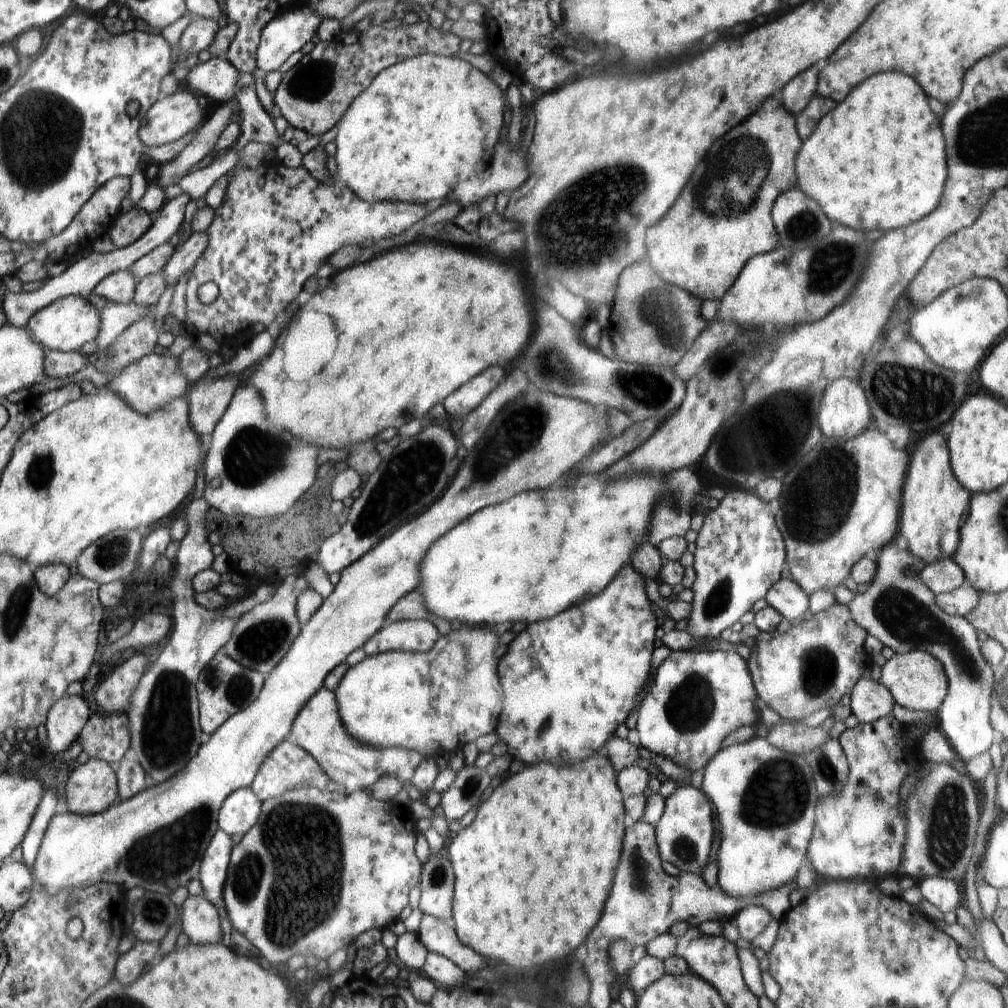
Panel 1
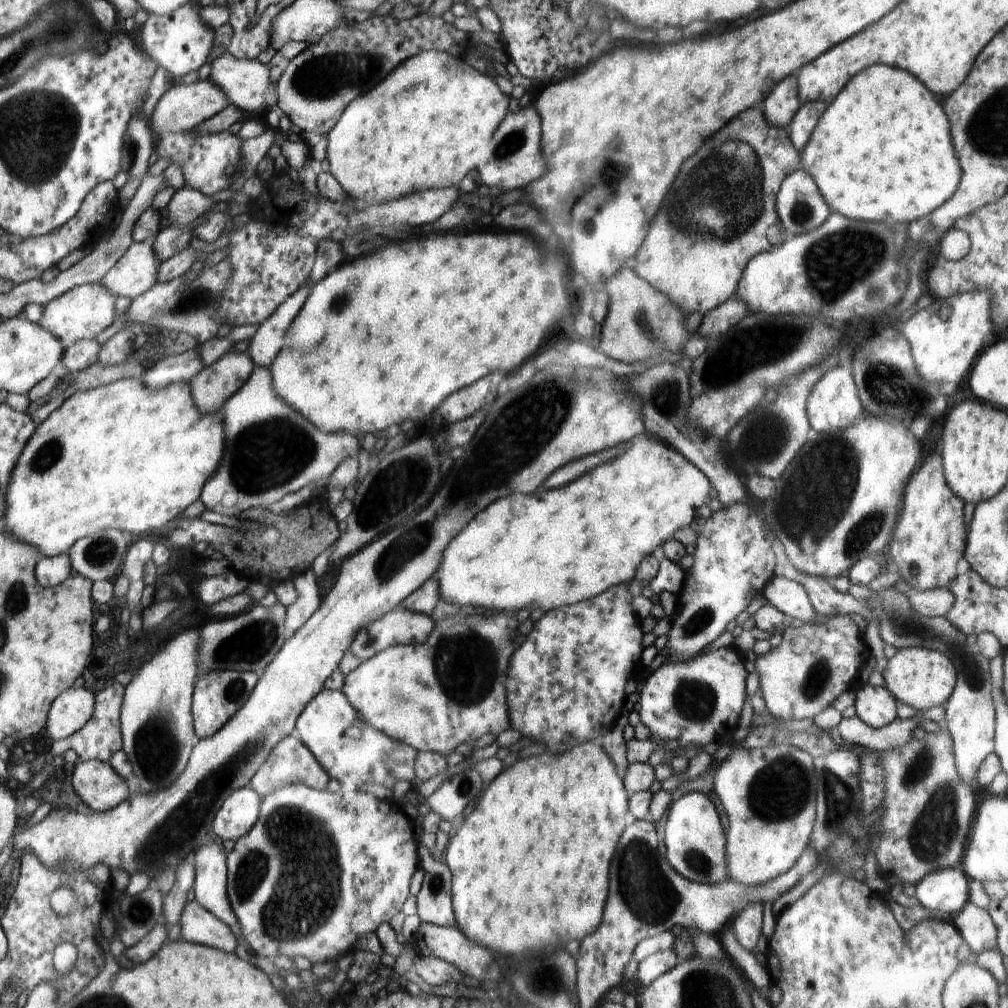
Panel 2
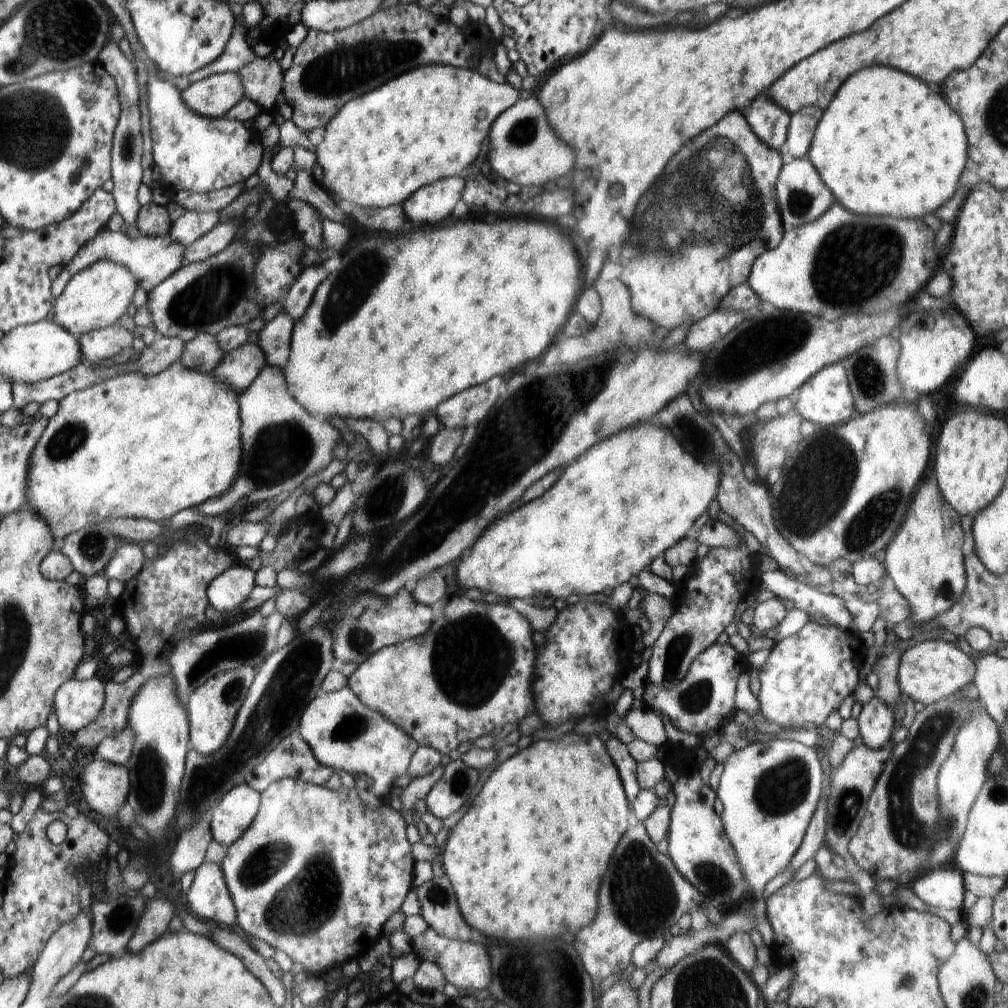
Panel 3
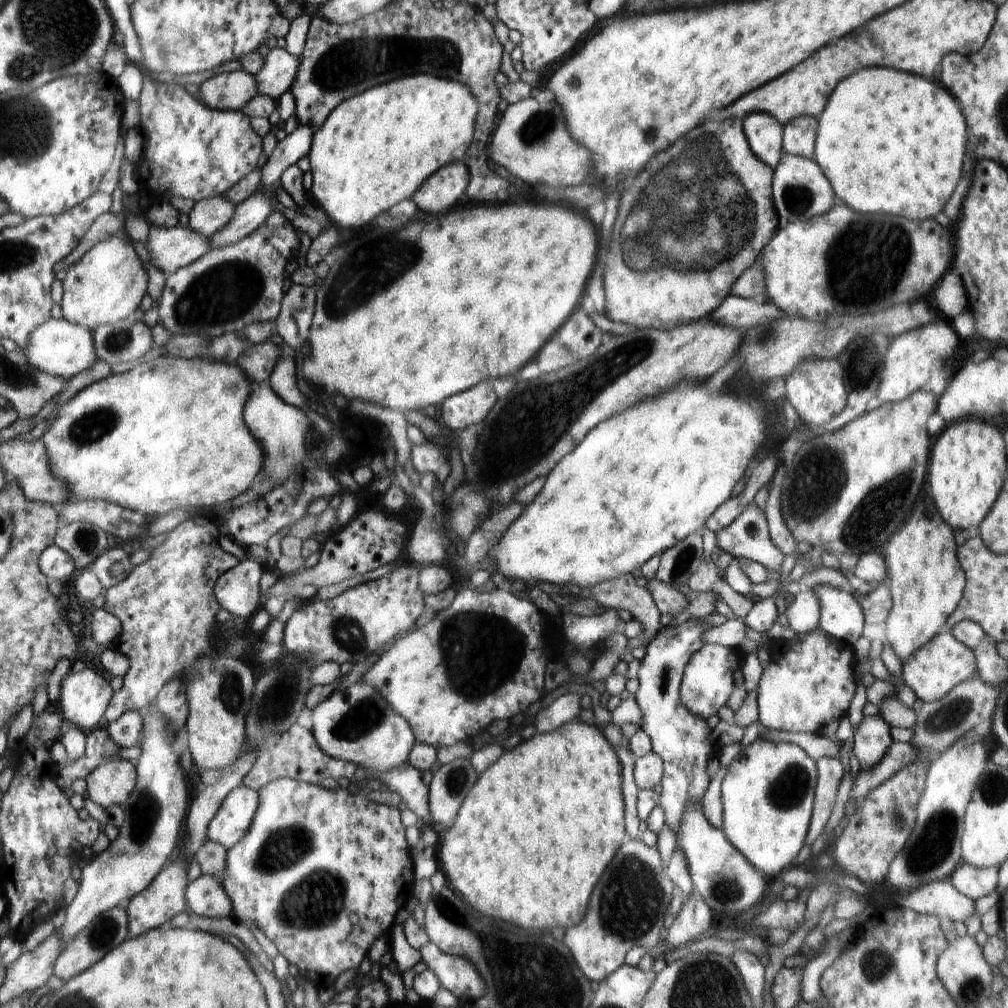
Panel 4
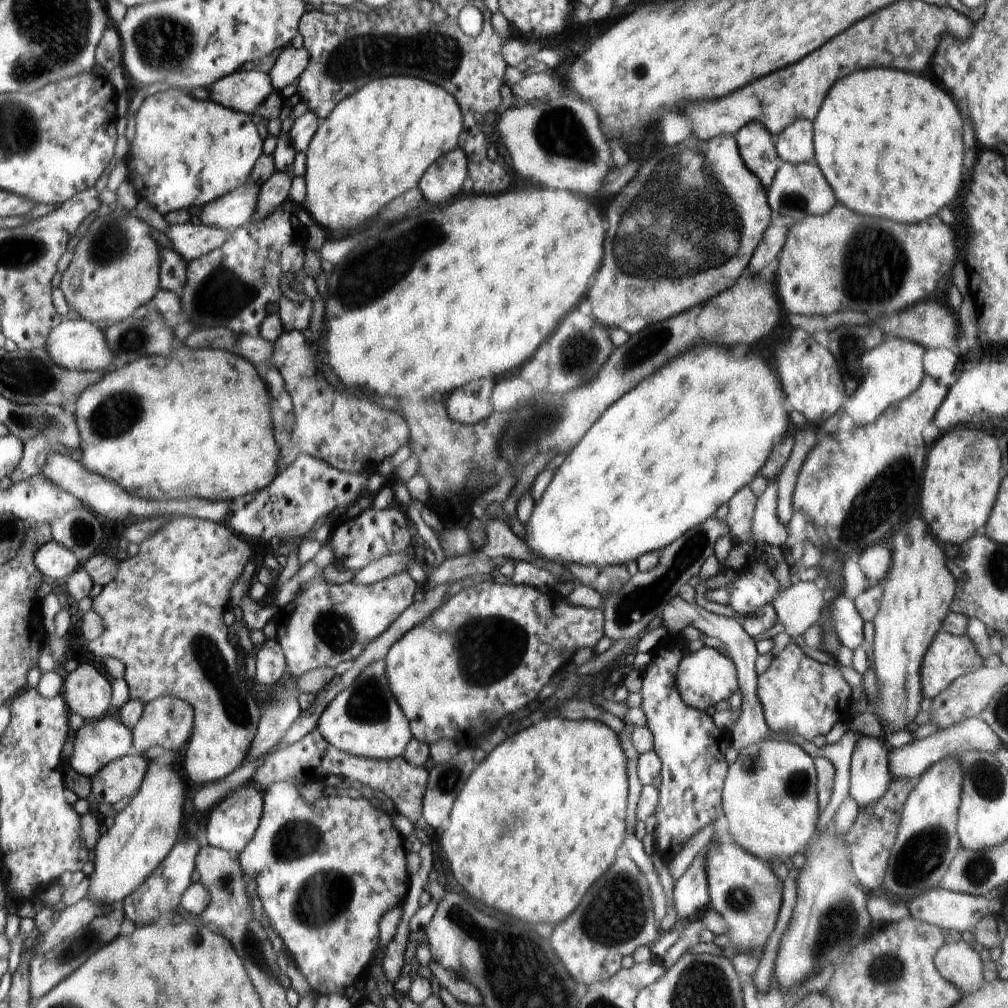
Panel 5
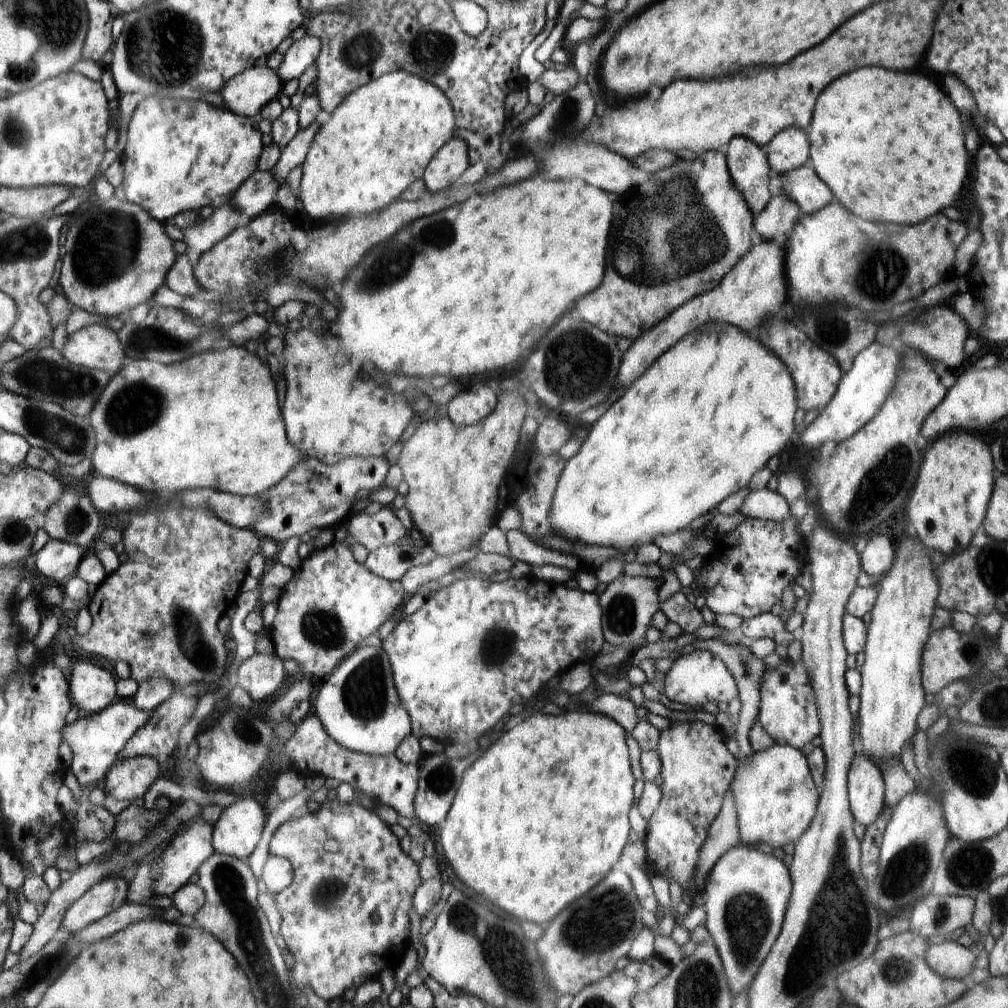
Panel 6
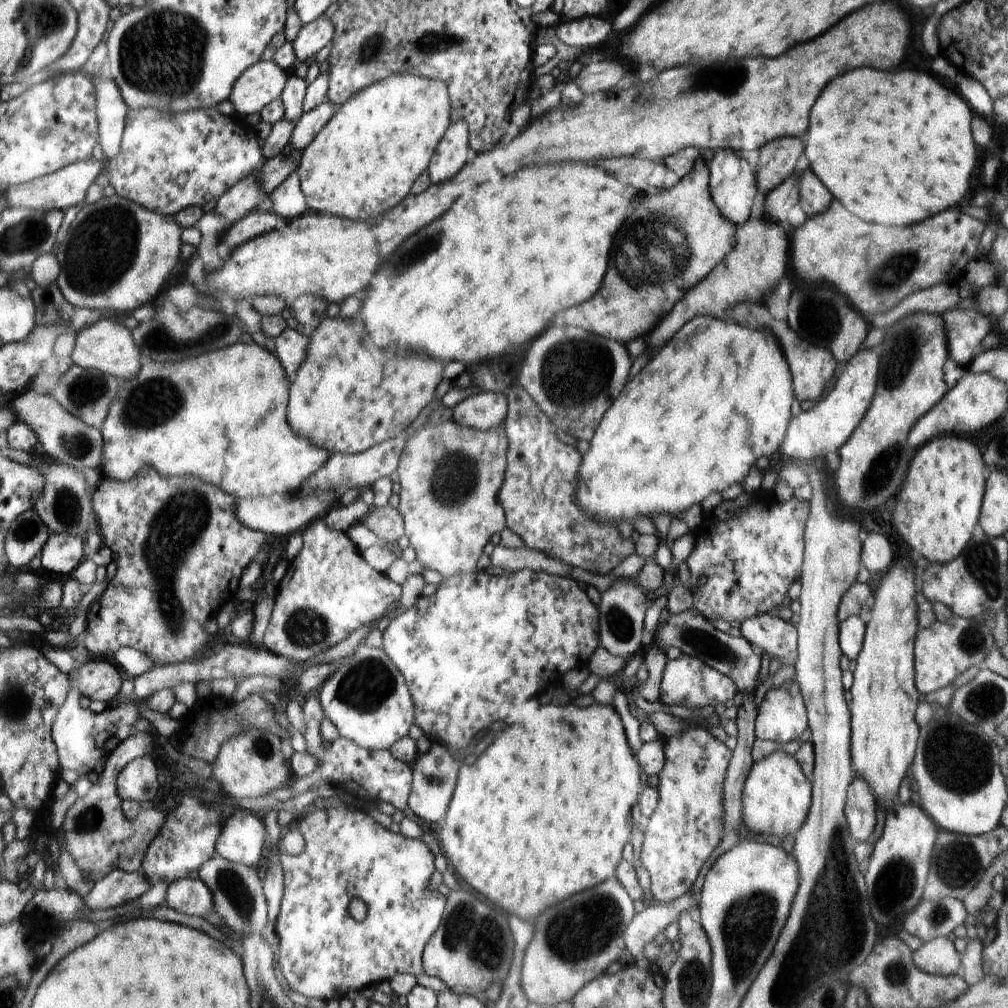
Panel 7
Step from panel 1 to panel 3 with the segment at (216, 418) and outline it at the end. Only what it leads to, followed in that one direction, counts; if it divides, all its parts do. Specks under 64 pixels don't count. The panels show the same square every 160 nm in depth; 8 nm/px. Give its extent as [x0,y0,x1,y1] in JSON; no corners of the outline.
[212,342,266,394]

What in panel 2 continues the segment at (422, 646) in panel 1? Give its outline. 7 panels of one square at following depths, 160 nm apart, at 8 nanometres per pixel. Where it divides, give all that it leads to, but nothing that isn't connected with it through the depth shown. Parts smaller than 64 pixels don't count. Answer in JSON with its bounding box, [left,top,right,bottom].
[350,606,435,661]

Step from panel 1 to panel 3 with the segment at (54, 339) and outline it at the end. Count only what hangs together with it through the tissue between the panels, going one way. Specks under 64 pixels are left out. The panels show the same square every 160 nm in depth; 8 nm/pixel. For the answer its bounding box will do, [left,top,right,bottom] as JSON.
[53,259,138,340]

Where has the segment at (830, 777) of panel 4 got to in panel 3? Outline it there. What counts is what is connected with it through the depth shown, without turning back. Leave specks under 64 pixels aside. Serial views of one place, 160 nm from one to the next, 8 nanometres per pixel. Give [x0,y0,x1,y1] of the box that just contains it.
[788,775,829,870]

